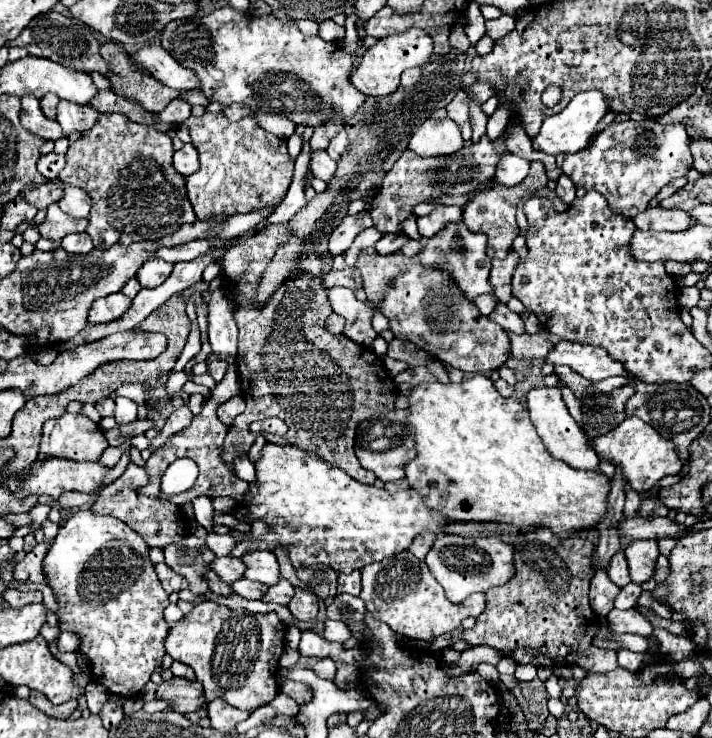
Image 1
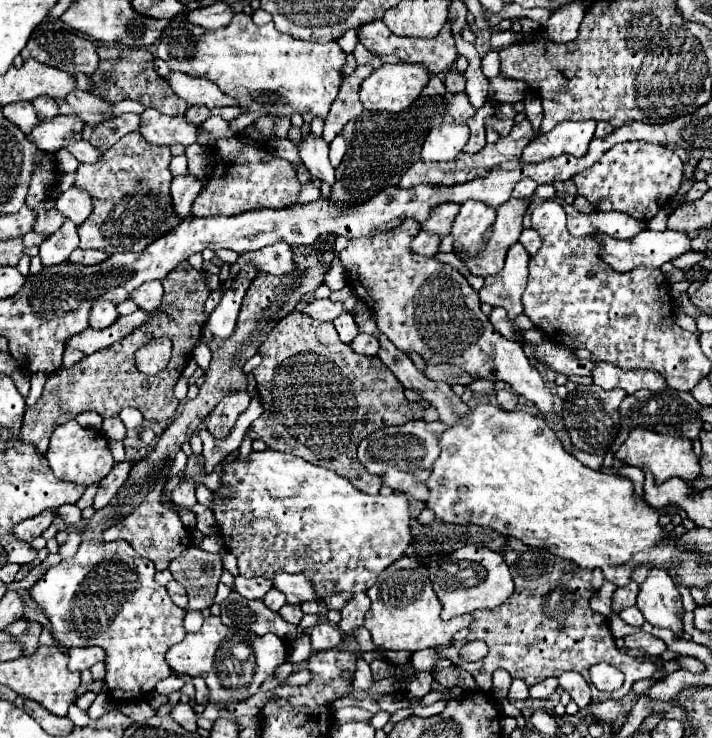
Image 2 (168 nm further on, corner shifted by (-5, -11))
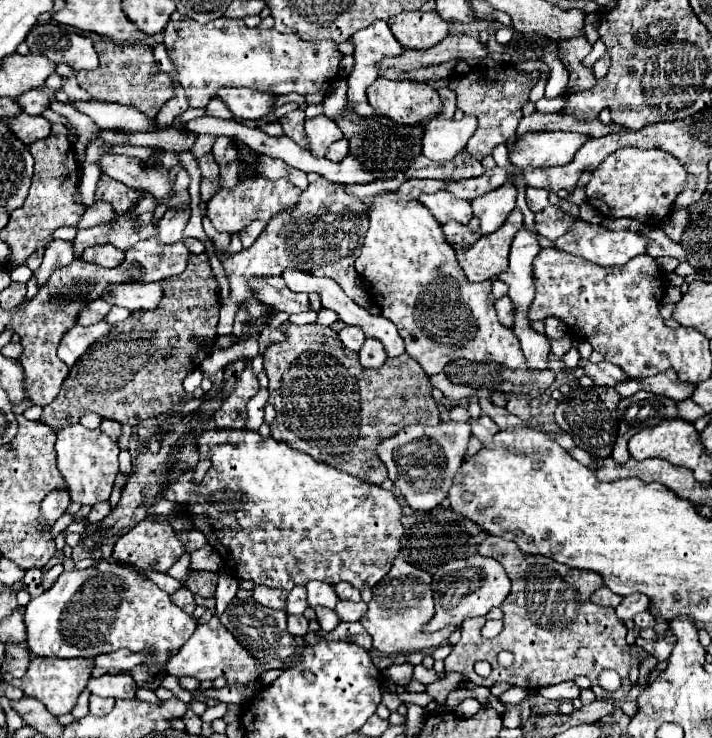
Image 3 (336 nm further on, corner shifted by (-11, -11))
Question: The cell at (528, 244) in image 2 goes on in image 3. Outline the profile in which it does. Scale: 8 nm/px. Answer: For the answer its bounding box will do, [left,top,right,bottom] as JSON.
[555,221,647,267]

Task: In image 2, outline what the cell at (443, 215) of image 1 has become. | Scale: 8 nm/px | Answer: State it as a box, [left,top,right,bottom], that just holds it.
[421,203,459,237]

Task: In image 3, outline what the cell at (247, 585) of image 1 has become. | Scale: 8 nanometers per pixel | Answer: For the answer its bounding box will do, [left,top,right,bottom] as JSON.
[287,585,307,615]

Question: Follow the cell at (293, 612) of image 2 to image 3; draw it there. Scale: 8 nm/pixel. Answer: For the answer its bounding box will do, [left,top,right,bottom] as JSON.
[287,615,309,637]

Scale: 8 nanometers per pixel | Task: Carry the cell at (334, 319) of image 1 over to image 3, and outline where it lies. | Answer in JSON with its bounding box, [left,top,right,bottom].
[339,325,365,351]

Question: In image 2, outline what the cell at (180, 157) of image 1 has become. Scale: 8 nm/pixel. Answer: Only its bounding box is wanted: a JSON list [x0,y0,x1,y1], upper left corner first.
[171,173,203,219]

